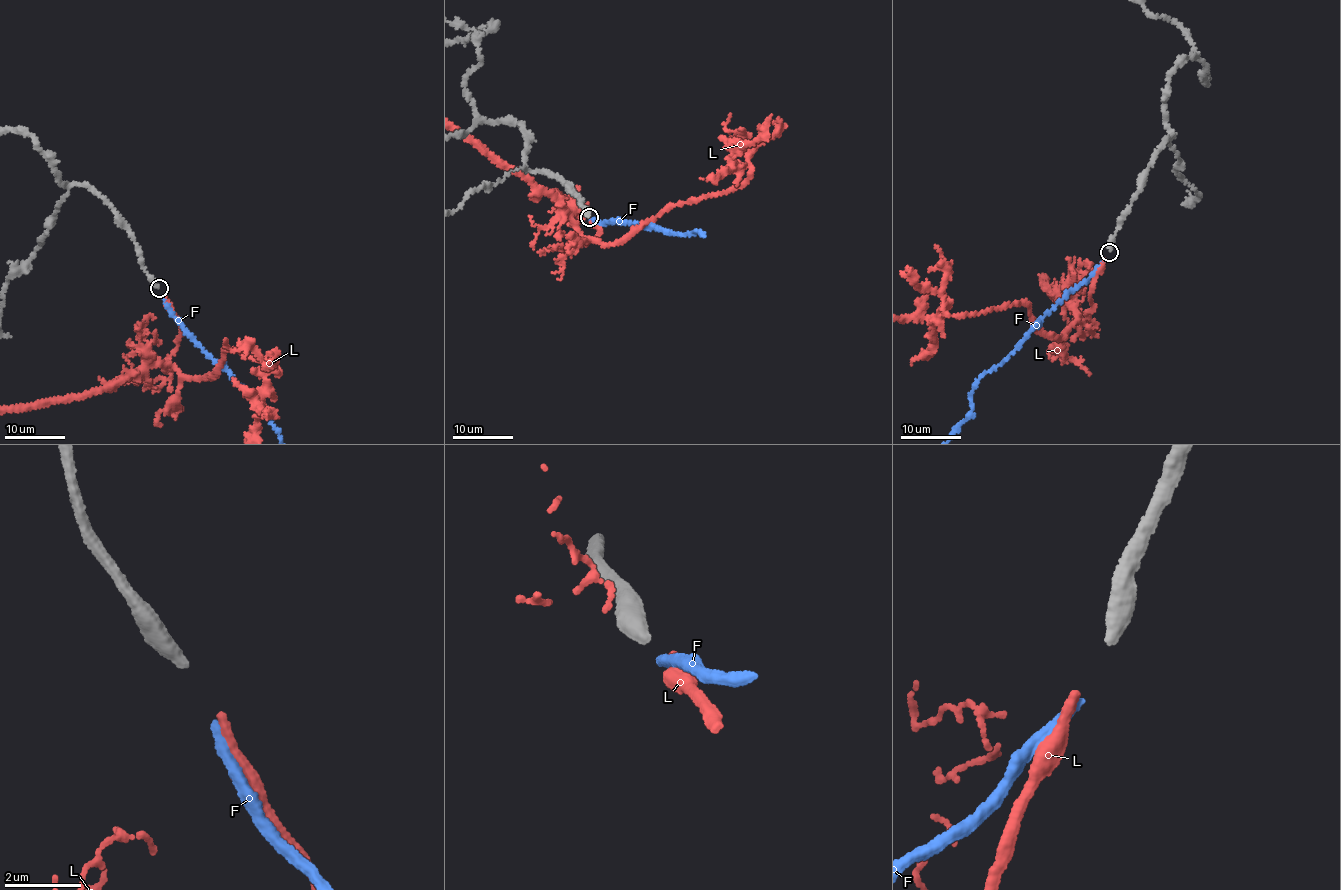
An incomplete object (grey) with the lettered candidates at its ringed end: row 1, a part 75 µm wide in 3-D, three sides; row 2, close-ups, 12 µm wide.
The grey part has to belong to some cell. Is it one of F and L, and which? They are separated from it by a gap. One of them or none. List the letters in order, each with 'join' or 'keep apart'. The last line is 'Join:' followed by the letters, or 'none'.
F: join
L: keep apart
Join: F

